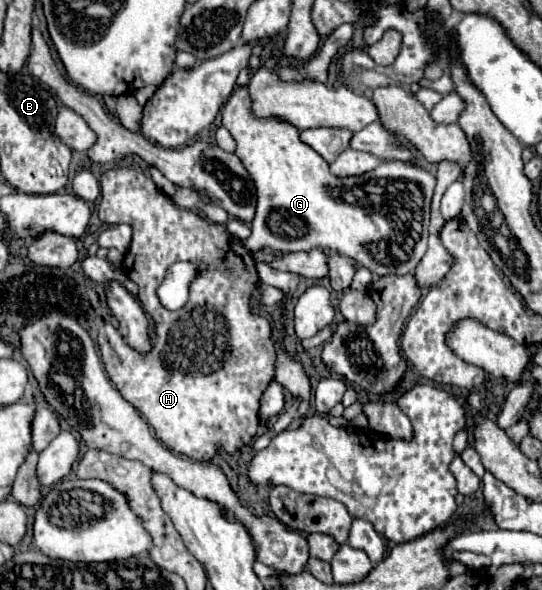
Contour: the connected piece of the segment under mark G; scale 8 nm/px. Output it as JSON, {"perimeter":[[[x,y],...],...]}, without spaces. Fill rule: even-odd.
{"perimeter":[[[248,86],[236,88],[230,100],[224,104],[222,126],[236,140],[236,156],[242,160],[256,184],[258,206],[252,220],[252,236],[242,242],[250,252],[274,248],[276,252],[290,254],[300,250],[330,248],[358,260],[358,264],[366,266],[372,274],[378,276],[402,276],[414,272],[426,254],[428,242],[430,202],[436,186],[436,178],[430,172],[402,162],[386,160],[366,174],[346,180],[336,178],[330,174],[328,162],[308,144],[300,142],[300,130],[296,130],[296,126],[288,126],[288,122],[282,118],[256,118],[256,114],[252,114],[252,98],[248,98]]]}

